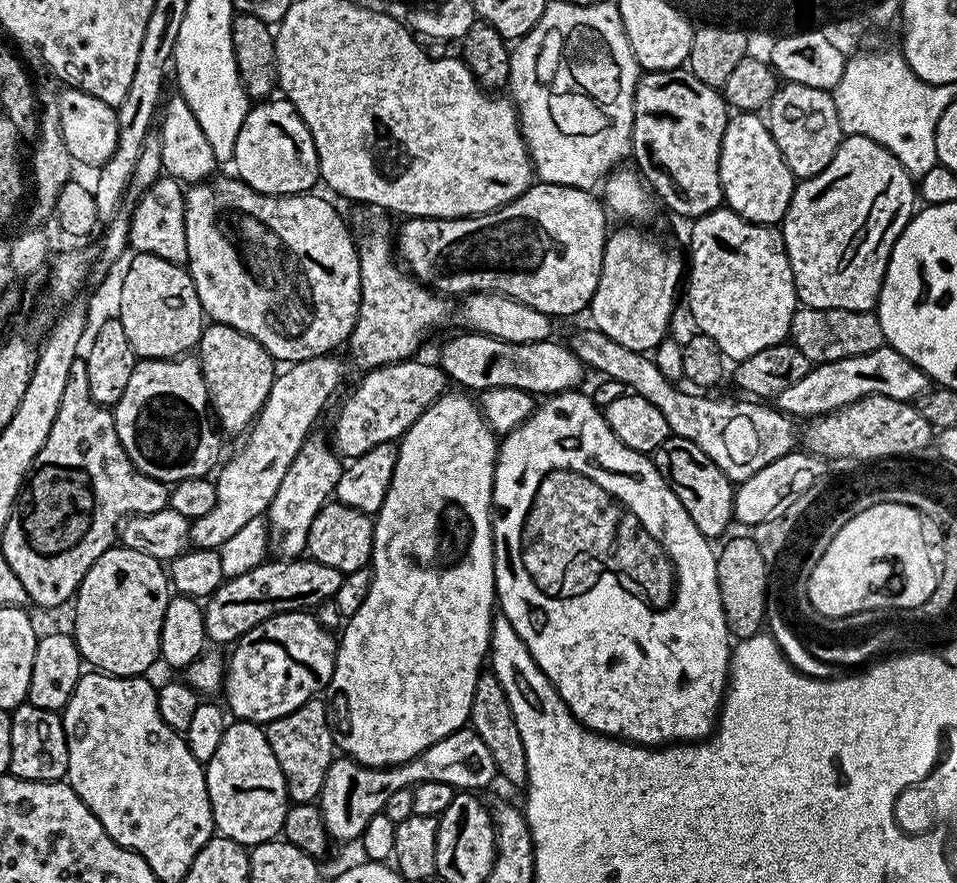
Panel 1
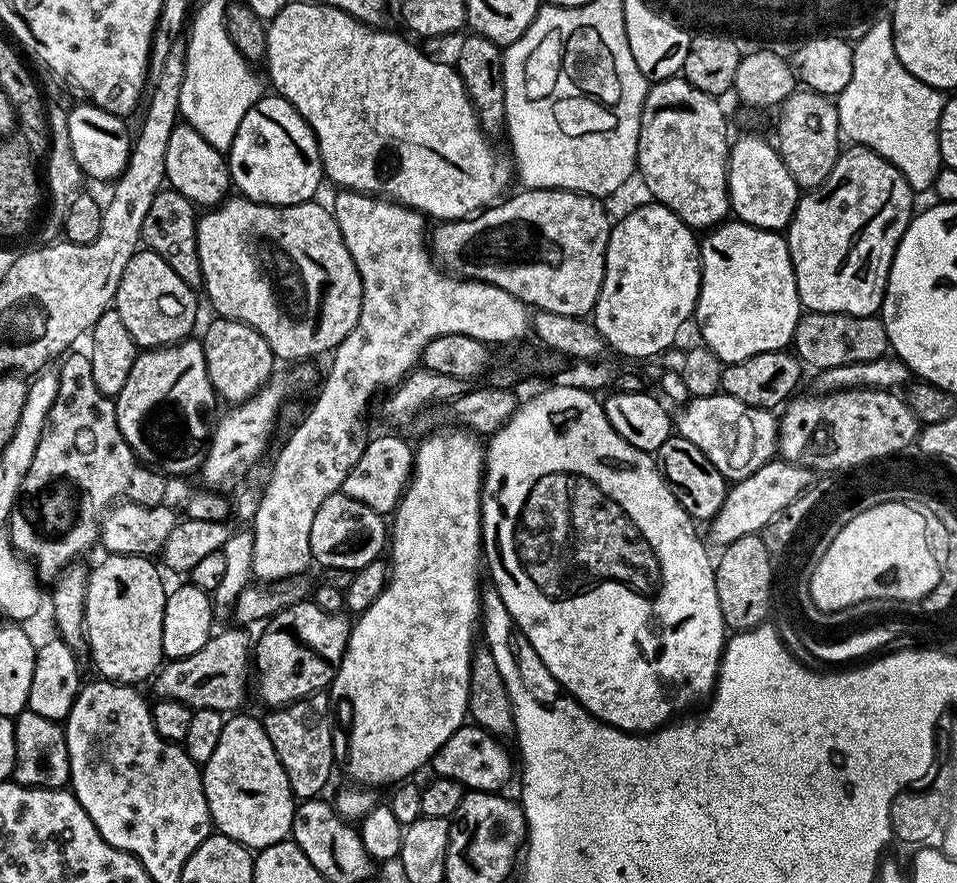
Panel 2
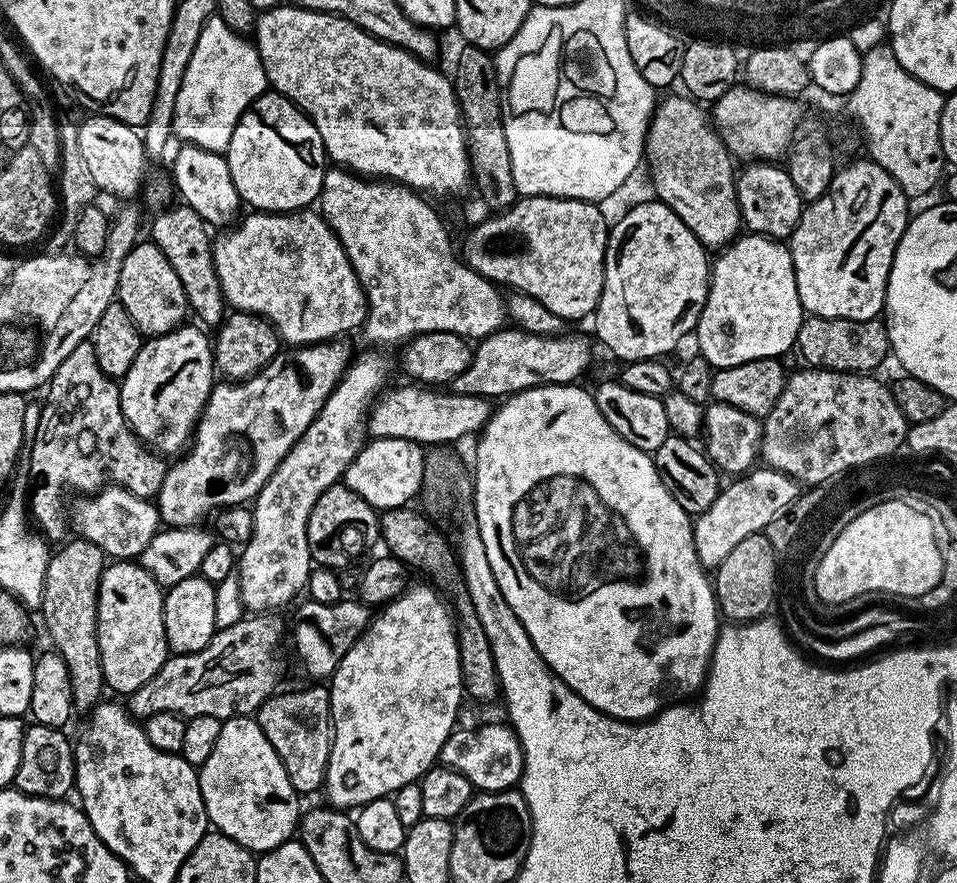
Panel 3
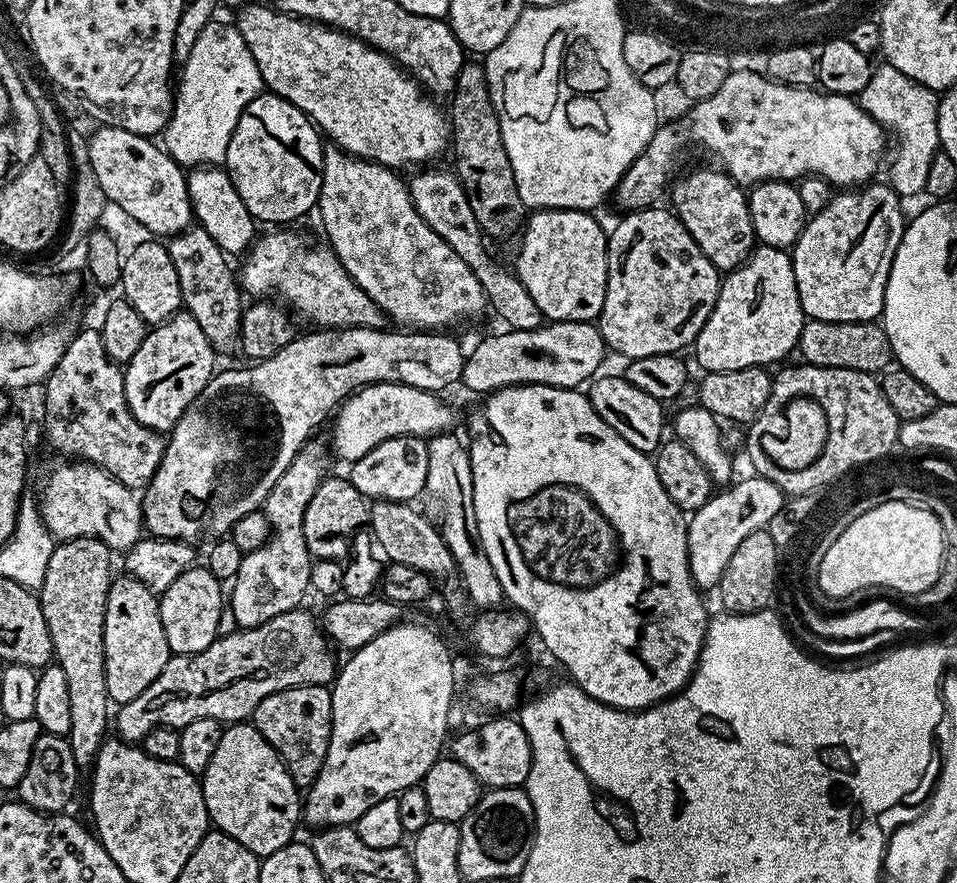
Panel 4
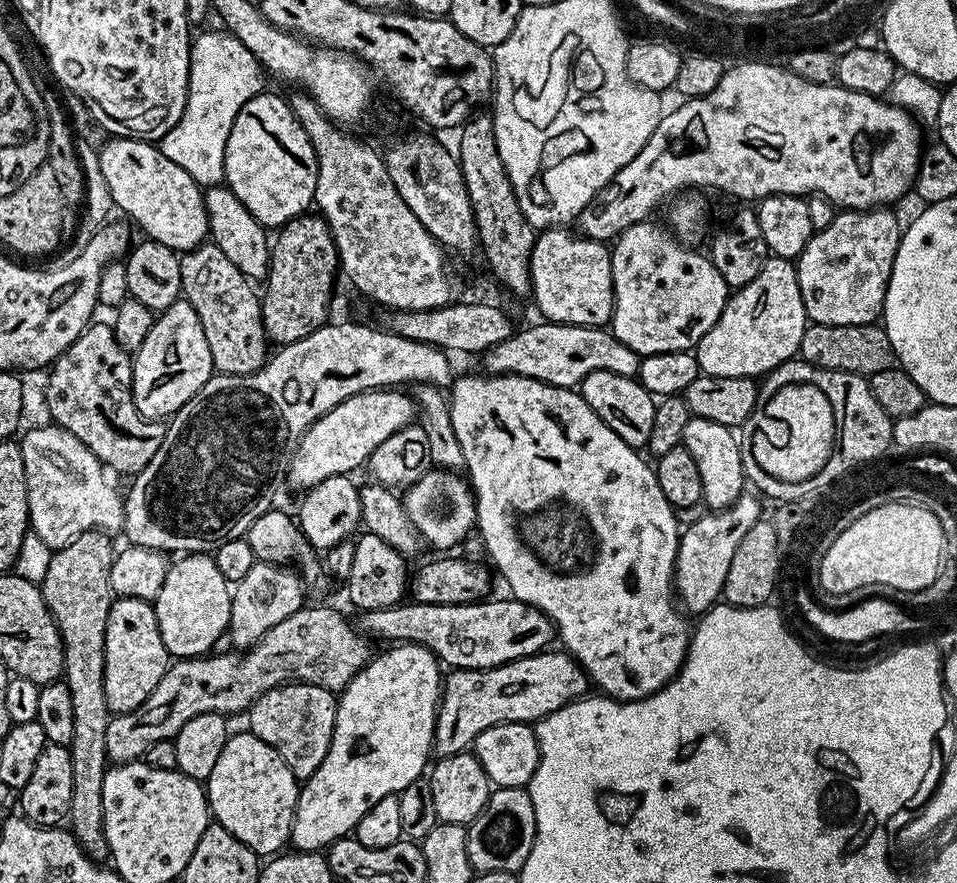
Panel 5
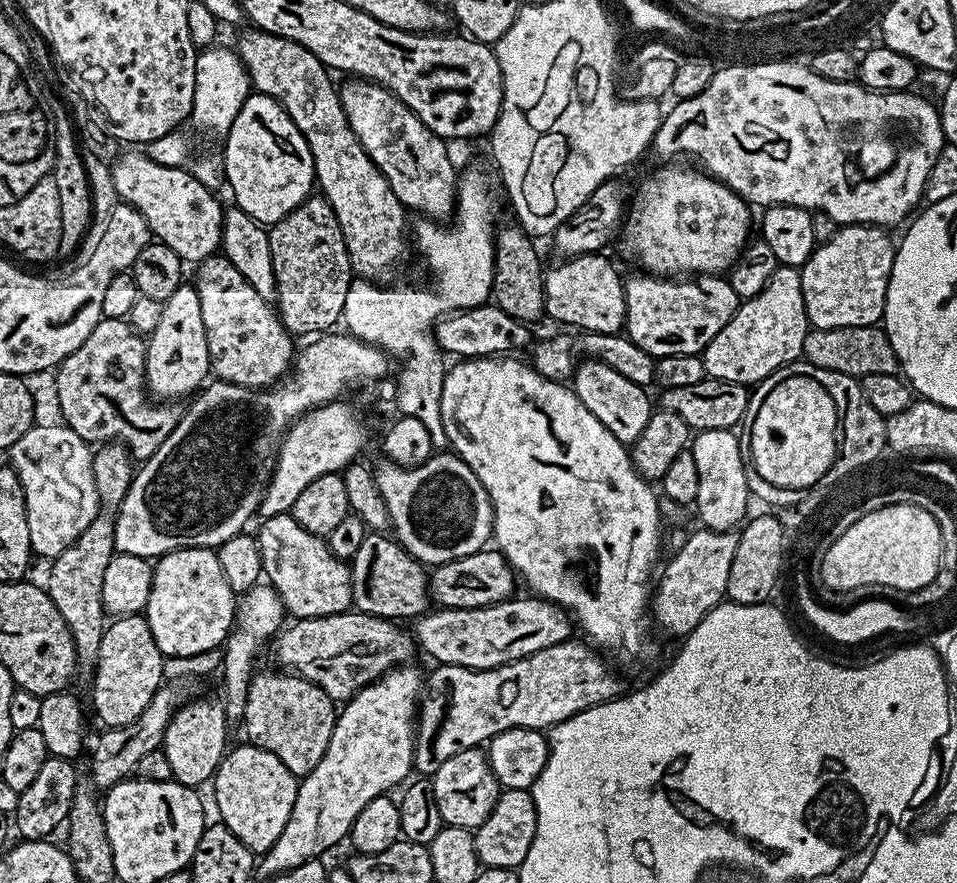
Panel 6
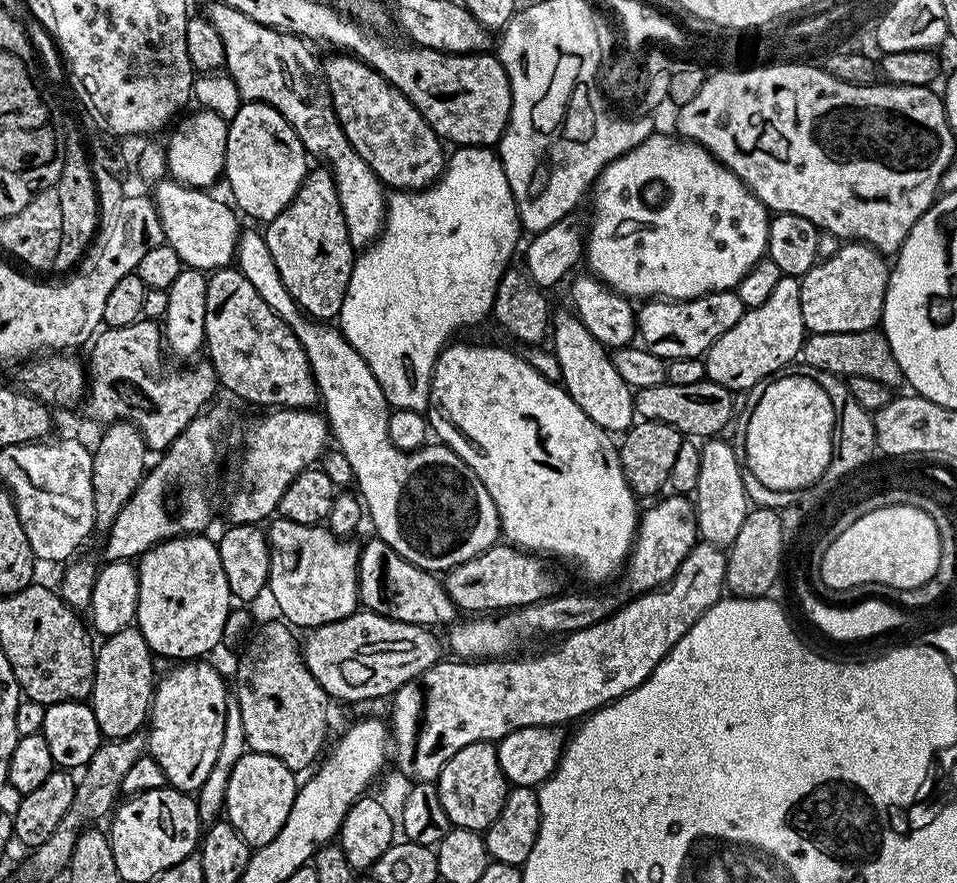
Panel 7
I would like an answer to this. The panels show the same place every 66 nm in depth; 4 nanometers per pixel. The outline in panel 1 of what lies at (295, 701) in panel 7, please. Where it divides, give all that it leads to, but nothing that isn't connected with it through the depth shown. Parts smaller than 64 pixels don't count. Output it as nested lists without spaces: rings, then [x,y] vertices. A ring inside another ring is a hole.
[[[320,698],[307,700],[294,711],[285,712],[282,718],[271,720],[264,728],[270,750],[274,750],[278,766],[282,766],[288,798],[292,804],[311,804],[319,797],[334,759],[332,730],[329,705],[325,701],[323,704]]]

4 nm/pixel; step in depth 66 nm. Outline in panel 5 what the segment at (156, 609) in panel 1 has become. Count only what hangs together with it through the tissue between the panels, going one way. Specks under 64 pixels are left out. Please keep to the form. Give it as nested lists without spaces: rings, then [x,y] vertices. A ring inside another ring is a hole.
[[[129,596],[113,599],[106,626],[106,670],[104,671],[104,689],[109,712],[119,714],[138,710],[138,706],[142,706],[142,702],[146,702],[146,698],[150,698],[154,686],[158,686],[158,682],[162,682],[169,663],[170,657],[162,642],[162,634],[158,630],[155,607],[149,601]]]

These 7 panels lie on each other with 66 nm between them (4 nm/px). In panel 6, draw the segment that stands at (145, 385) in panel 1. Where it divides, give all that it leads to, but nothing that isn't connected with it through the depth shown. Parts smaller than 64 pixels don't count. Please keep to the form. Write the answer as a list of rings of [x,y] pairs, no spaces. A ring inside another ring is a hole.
[[[181,282],[178,290],[174,290],[174,294],[170,294],[170,298],[164,301],[162,319],[146,340],[146,388],[156,398],[187,397],[205,383],[204,375],[209,375],[209,372],[206,326],[202,326],[202,302],[198,302],[198,290],[195,286]]]

